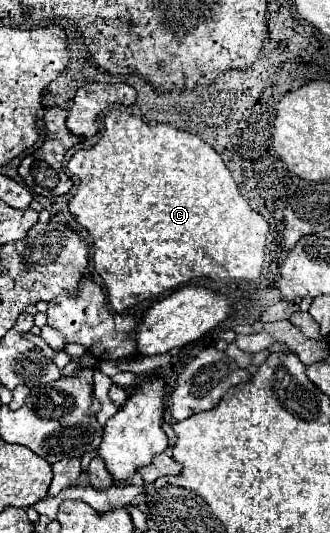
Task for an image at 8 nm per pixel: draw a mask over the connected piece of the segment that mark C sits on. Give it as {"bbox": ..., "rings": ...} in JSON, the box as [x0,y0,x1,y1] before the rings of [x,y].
{"bbox":[68,110,268,312],"rings":[[[108,110],[102,116],[102,124],[104,124],[104,132],[102,132],[100,140],[88,150],[76,150],[72,154],[72,158],[68,160],[70,176],[78,180],[78,190],[76,190],[74,198],[68,202],[68,208],[76,216],[76,220],[92,236],[94,268],[102,276],[102,280],[106,284],[106,290],[108,290],[110,306],[116,312],[122,312],[122,310],[126,310],[126,308],[142,302],[142,300],[158,296],[160,292],[172,290],[176,286],[182,286],[184,282],[190,282],[192,278],[210,276],[214,280],[224,280],[224,278],[254,280],[254,278],[260,276],[260,270],[262,270],[262,264],[264,264],[264,240],[266,240],[266,232],[268,232],[268,222],[254,208],[250,208],[250,204],[244,200],[244,196],[240,194],[234,178],[230,176],[230,170],[224,164],[224,160],[214,152],[214,148],[210,144],[206,144],[196,134],[184,132],[180,128],[174,128],[174,126],[166,124],[166,122],[150,124],[150,122],[142,120],[142,116],[136,116],[136,114],[130,114],[130,112],[122,112],[122,110]]]}

